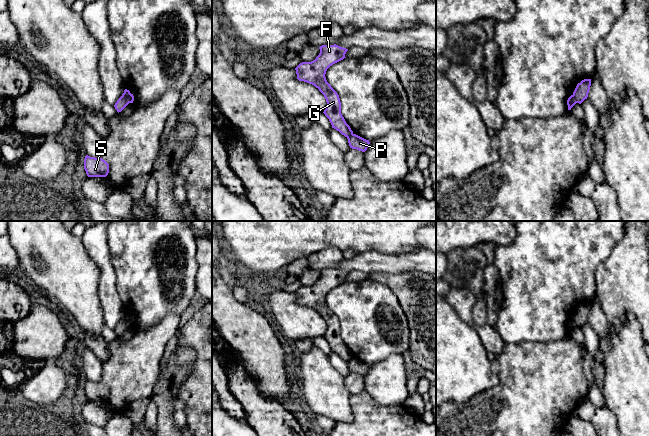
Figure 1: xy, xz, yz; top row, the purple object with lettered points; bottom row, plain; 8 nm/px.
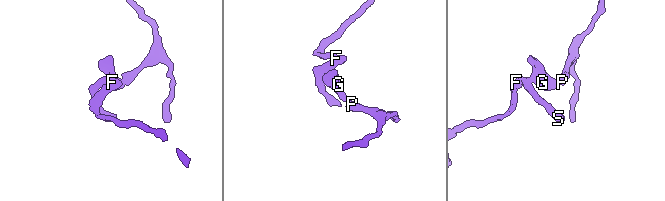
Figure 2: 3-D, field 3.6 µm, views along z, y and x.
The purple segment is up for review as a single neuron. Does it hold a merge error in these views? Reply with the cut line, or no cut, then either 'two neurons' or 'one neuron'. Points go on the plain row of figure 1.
xy (123, 317), (131, 326) | two neurons

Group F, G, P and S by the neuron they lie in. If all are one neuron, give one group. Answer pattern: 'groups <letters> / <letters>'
groups F G S / P

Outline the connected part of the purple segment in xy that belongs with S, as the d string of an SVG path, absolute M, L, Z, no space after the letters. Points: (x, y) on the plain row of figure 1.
M86 379L84 393L88 401L106 401L109 397L109 388L102 382Z

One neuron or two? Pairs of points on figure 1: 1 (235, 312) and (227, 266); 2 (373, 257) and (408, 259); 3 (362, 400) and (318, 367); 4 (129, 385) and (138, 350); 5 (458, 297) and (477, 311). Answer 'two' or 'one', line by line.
1: two
2: one
3: two
4: one
5: two

